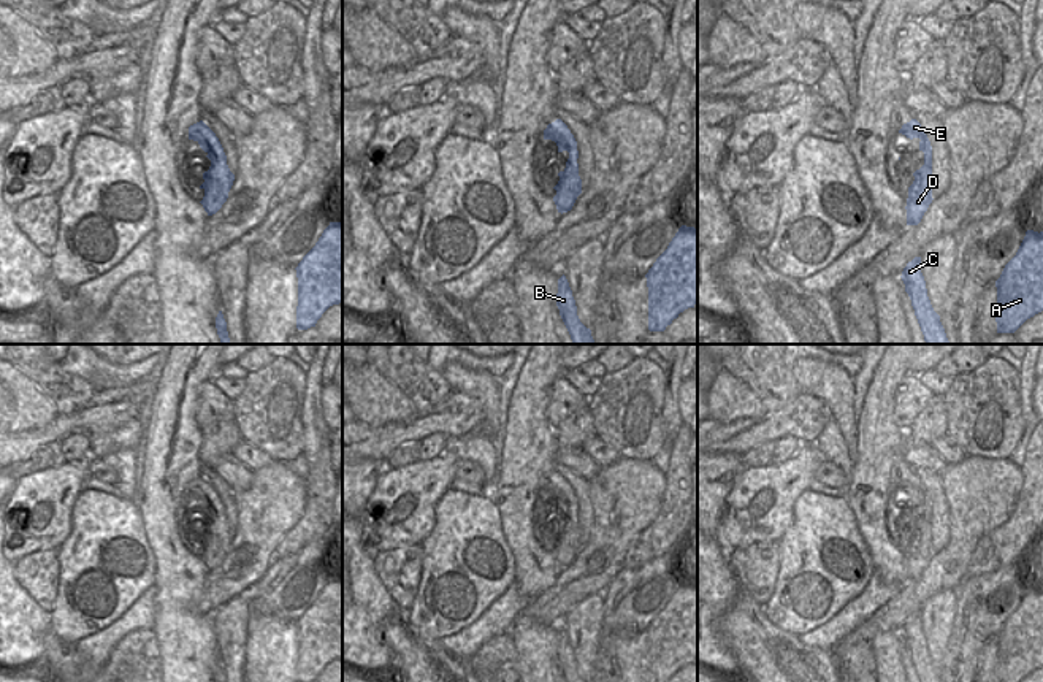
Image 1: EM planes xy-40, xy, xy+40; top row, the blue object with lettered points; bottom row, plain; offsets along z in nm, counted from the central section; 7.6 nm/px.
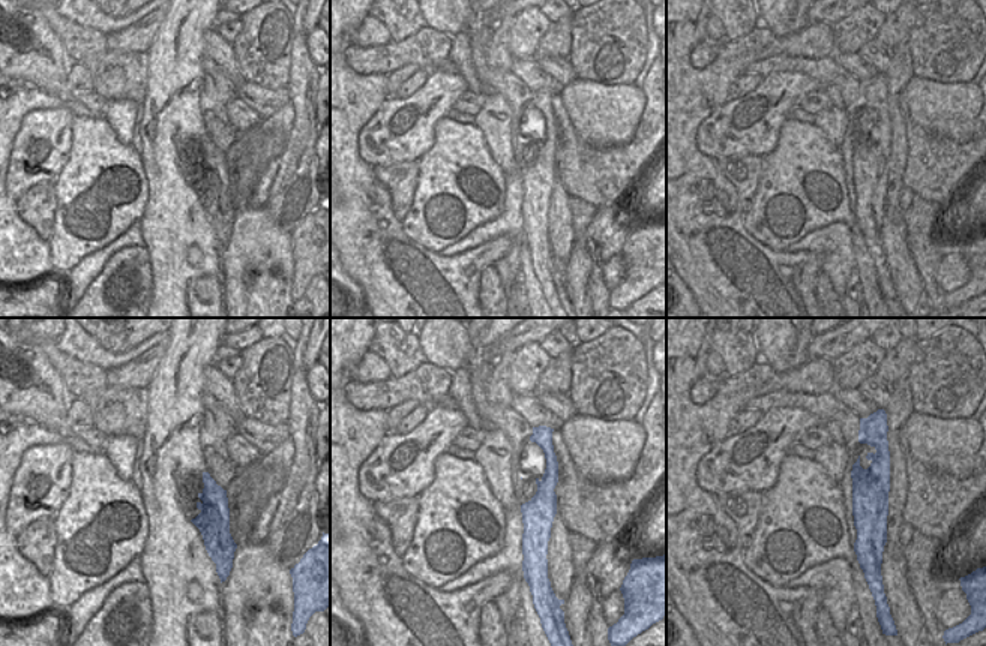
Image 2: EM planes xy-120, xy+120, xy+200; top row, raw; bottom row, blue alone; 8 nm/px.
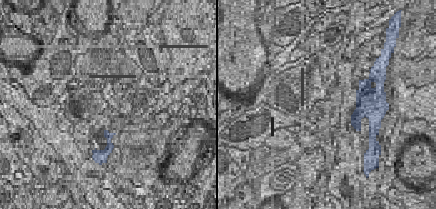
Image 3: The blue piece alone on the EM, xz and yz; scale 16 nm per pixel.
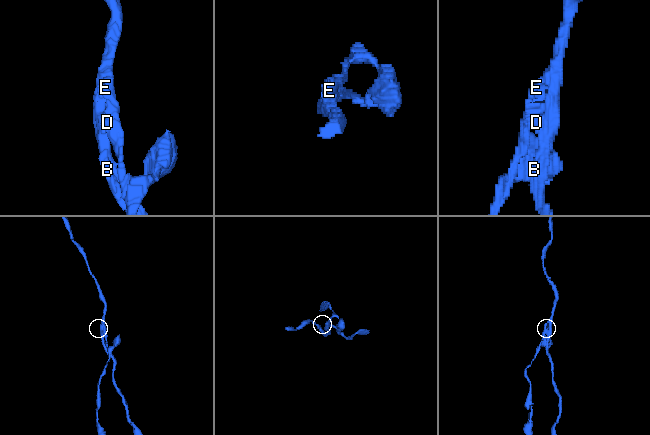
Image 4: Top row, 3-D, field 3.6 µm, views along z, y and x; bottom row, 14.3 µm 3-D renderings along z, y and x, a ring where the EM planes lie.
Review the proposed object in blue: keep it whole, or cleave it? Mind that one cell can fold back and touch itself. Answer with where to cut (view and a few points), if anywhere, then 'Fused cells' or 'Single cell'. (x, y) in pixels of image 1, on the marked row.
Split along xy-40 (208, 151), (222, 154). Fused cells

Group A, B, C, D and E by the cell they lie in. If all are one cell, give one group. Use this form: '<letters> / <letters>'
A / B C D E

